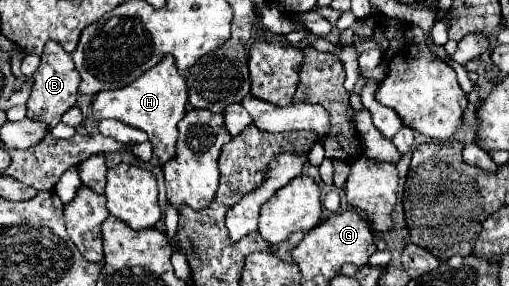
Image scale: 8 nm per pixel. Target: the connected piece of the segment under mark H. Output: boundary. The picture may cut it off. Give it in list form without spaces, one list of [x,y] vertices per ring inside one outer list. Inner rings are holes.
[[[165,55],[155,67],[145,71],[133,83],[129,83],[121,89],[111,89],[111,91],[97,93],[97,97],[93,99],[91,111],[93,111],[95,121],[119,119],[121,123],[143,129],[149,135],[149,141],[153,145],[153,157],[149,161],[149,165],[151,167],[163,167],[175,155],[177,123],[185,115],[185,105],[187,105],[185,79],[177,73],[175,59],[171,55]]]

